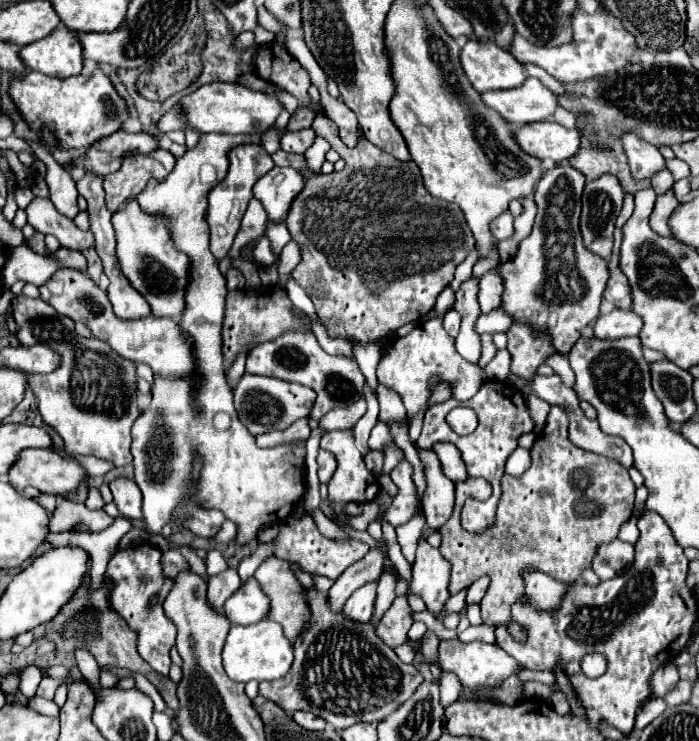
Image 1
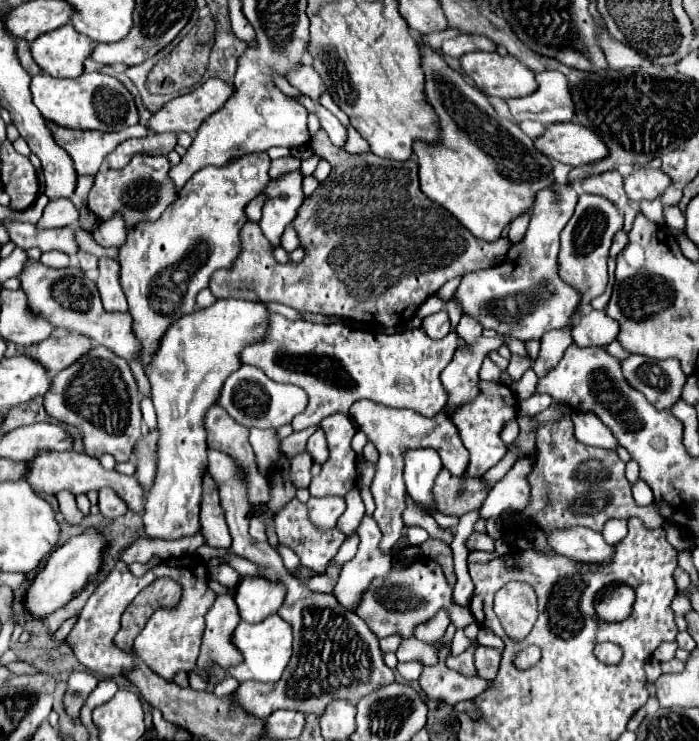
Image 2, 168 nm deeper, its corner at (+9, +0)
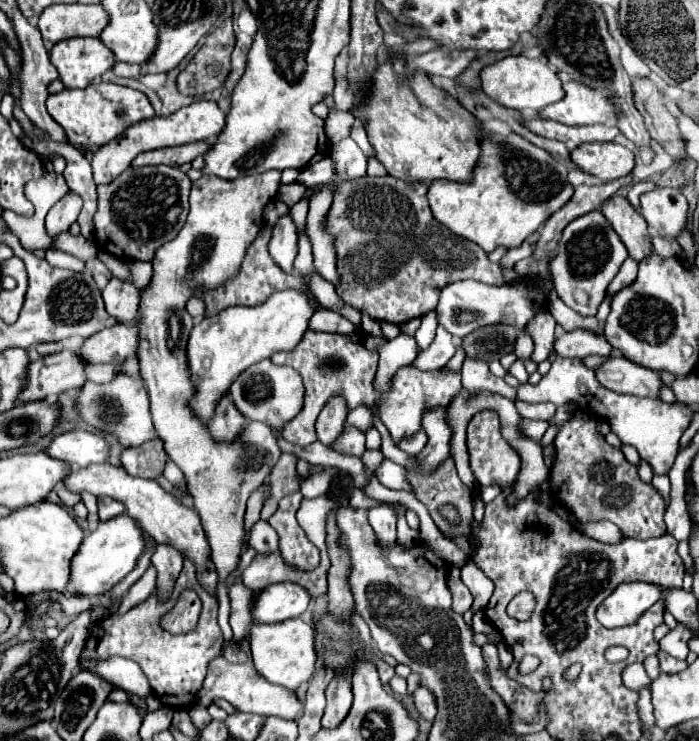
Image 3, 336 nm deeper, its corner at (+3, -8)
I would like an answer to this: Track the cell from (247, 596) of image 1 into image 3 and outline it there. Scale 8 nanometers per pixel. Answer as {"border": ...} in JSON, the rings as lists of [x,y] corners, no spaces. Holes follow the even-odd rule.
{"border":[[[277,582],[261,590],[255,598],[253,618],[255,622],[275,624],[289,618],[297,618],[307,612],[311,602],[309,592],[293,582]]]}

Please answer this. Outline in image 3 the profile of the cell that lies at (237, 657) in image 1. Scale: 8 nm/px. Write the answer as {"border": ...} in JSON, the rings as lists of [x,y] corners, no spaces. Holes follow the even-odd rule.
{"border":[[[303,616],[279,624],[253,624],[249,642],[251,642],[251,652],[257,672],[271,684],[279,684],[289,690],[295,690],[301,684],[305,684],[317,670],[315,628]]]}

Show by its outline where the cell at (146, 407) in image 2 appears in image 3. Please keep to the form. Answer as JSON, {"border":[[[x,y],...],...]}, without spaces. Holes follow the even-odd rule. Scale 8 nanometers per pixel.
{"border":[[[171,460],[167,462],[167,466],[165,466],[165,472],[163,472],[163,474],[165,474],[165,478],[167,478],[171,484],[175,484],[175,486],[181,486],[181,488],[185,486],[183,472],[181,472],[181,470],[179,470],[179,468],[177,468],[177,466],[171,462]]]}

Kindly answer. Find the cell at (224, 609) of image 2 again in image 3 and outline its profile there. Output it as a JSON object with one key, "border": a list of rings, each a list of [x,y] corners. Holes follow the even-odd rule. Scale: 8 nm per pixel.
{"border":[[[243,642],[241,650],[247,654],[247,660],[241,662],[241,664],[231,664],[223,656],[215,658],[213,664],[209,664],[205,684],[199,692],[199,704],[209,706],[215,698],[225,698],[235,708],[239,708],[241,712],[251,712],[251,714],[259,714],[259,716],[279,716],[279,718],[285,718],[285,720],[297,720],[301,716],[303,708],[305,708],[305,700],[299,698],[295,692],[291,692],[287,688],[281,688],[277,684],[267,682],[255,670],[253,660],[251,660],[251,652],[249,652],[249,642]]]}

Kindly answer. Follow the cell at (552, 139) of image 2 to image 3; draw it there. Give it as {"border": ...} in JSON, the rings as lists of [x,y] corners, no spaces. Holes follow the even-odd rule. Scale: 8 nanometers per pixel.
{"border":[[[593,142],[581,144],[571,152],[571,160],[587,174],[601,182],[623,178],[635,168],[635,154],[617,142]]]}

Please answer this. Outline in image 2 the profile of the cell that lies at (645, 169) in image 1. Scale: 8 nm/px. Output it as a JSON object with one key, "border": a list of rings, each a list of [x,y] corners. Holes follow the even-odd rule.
{"border":[[[633,164],[631,174],[623,180],[625,192],[631,200],[657,198],[671,184],[671,178],[663,170],[653,170],[649,164]]]}

